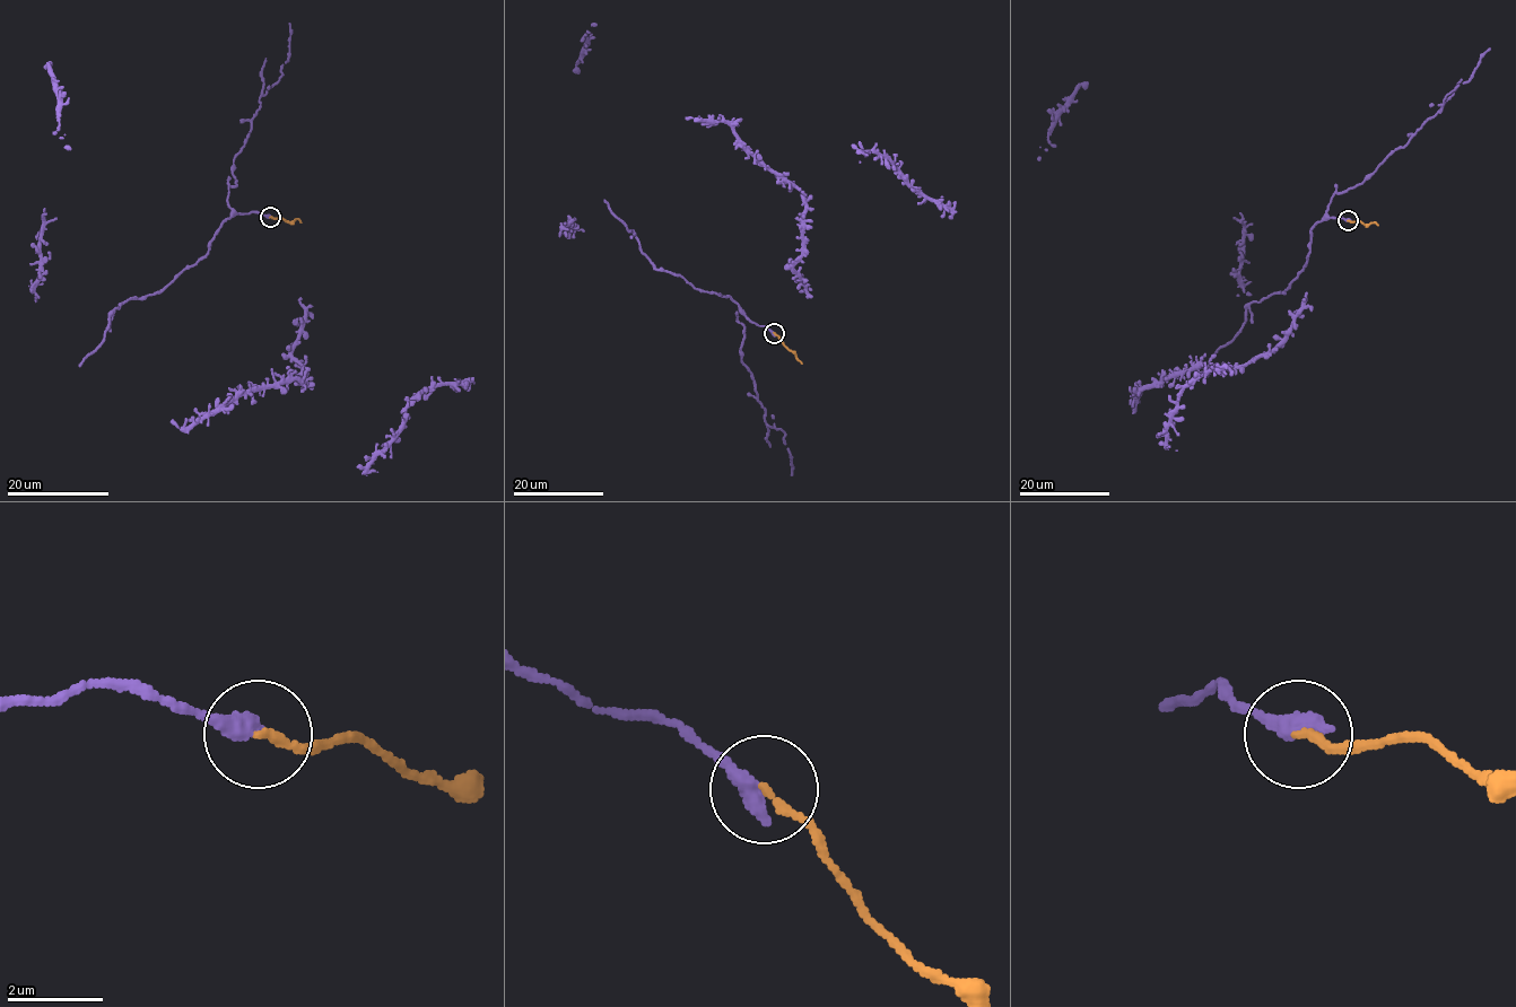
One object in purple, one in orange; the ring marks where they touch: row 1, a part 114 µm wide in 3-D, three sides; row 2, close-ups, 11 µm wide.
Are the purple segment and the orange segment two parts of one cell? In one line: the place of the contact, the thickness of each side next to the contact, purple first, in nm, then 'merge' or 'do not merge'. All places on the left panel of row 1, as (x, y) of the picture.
(270, 217) | 460/170 nm | merge

